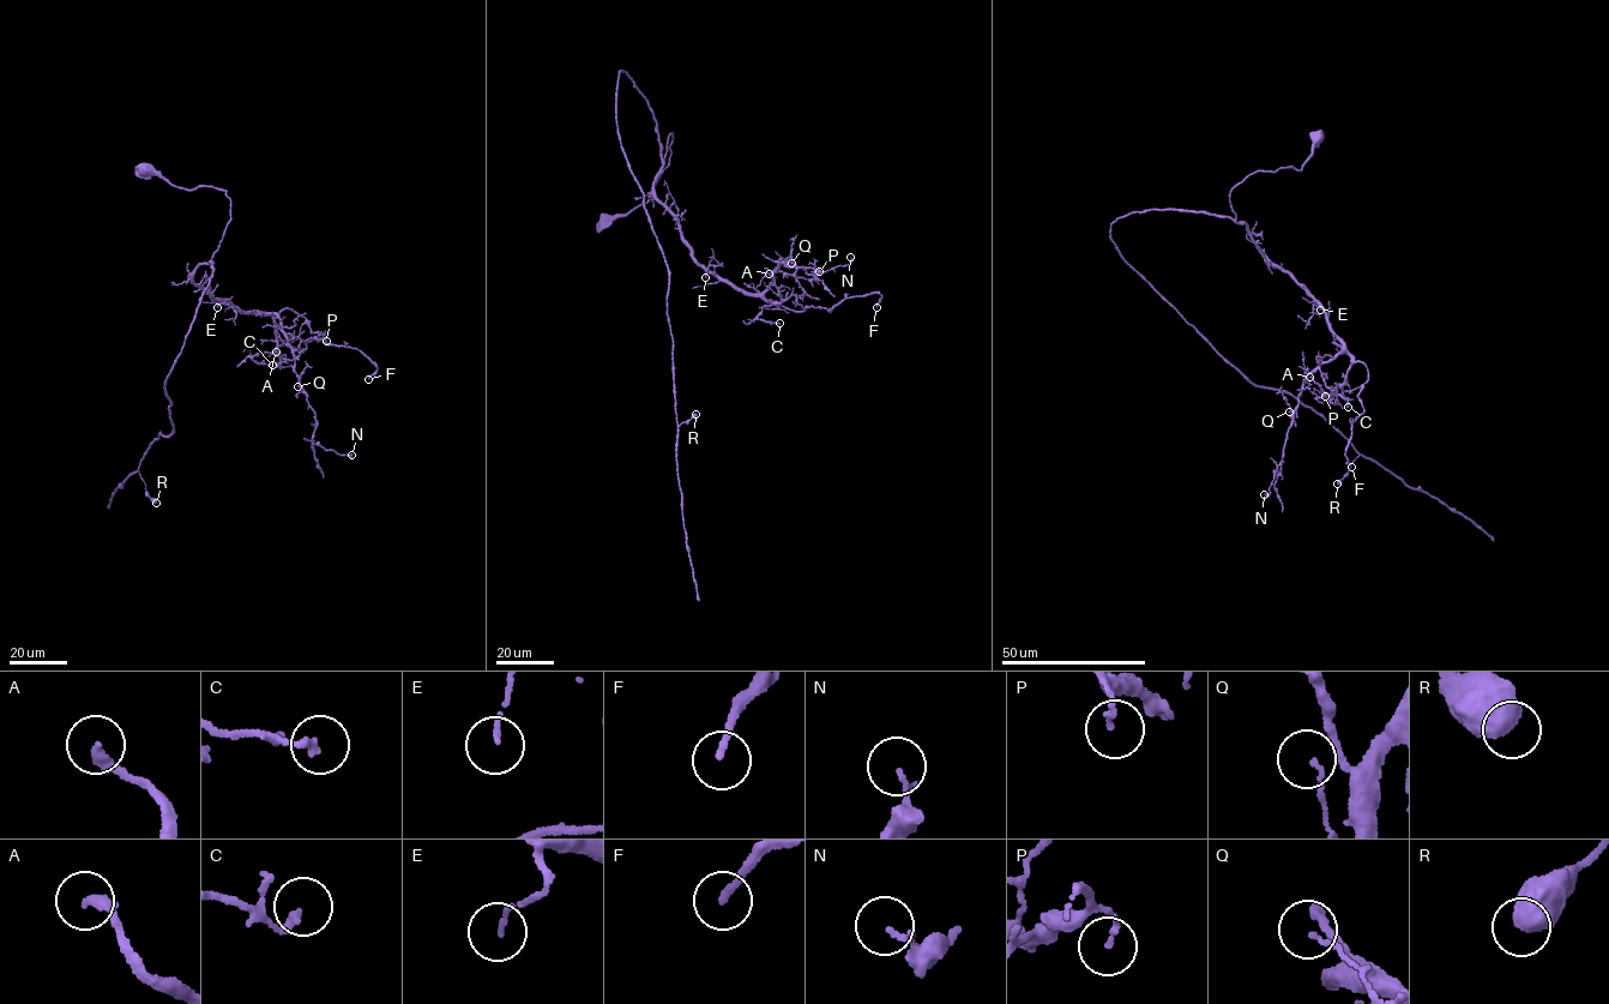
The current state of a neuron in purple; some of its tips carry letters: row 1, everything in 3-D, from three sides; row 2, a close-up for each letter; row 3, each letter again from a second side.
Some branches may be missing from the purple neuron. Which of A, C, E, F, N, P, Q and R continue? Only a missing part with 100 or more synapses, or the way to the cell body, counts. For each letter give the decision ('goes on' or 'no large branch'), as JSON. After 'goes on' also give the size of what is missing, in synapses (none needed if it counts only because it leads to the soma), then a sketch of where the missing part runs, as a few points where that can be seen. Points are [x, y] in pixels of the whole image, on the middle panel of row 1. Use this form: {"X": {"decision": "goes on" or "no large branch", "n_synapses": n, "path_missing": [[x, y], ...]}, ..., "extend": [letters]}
{"A": {"decision": "no large branch"}, "C": {"decision": "no large branch"}, "E": {"decision": "no large branch"}, "F": {"decision": "no large branch"}, "N": {"decision": "no large branch"}, "P": {"decision": "no large branch"}, "Q": {"decision": "no large branch"}, "R": {"decision": "no large branch"}, "extend": []}

